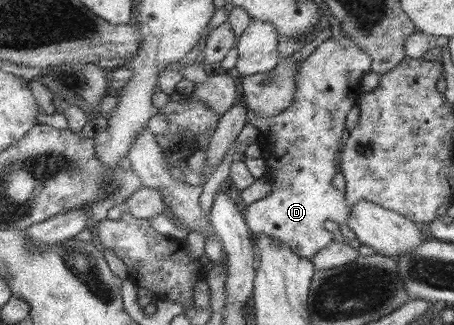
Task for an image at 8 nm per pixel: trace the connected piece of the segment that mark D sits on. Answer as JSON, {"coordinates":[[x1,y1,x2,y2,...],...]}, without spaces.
{"coordinates":[[339,32,341,38,338,43,332,38,324,41,310,56,300,62,296,75,294,75,295,91,292,105,284,109,280,114,270,117,258,117,247,110,246,124,259,131,258,142,261,146,267,181,271,186,270,192,261,198,245,206,242,212,246,226,252,234,267,234,267,236,279,239,286,246,291,247,300,258,310,260,315,254,330,245,333,240,332,233,322,227,324,220,334,222,340,229,346,226,350,216,350,208,345,202,343,194,336,190,330,183,334,179,334,156,340,142,340,136,344,132,344,118,348,110,356,104,360,80,371,69,372,60,367,52,361,50,359,44,352,43,347,35]]}

